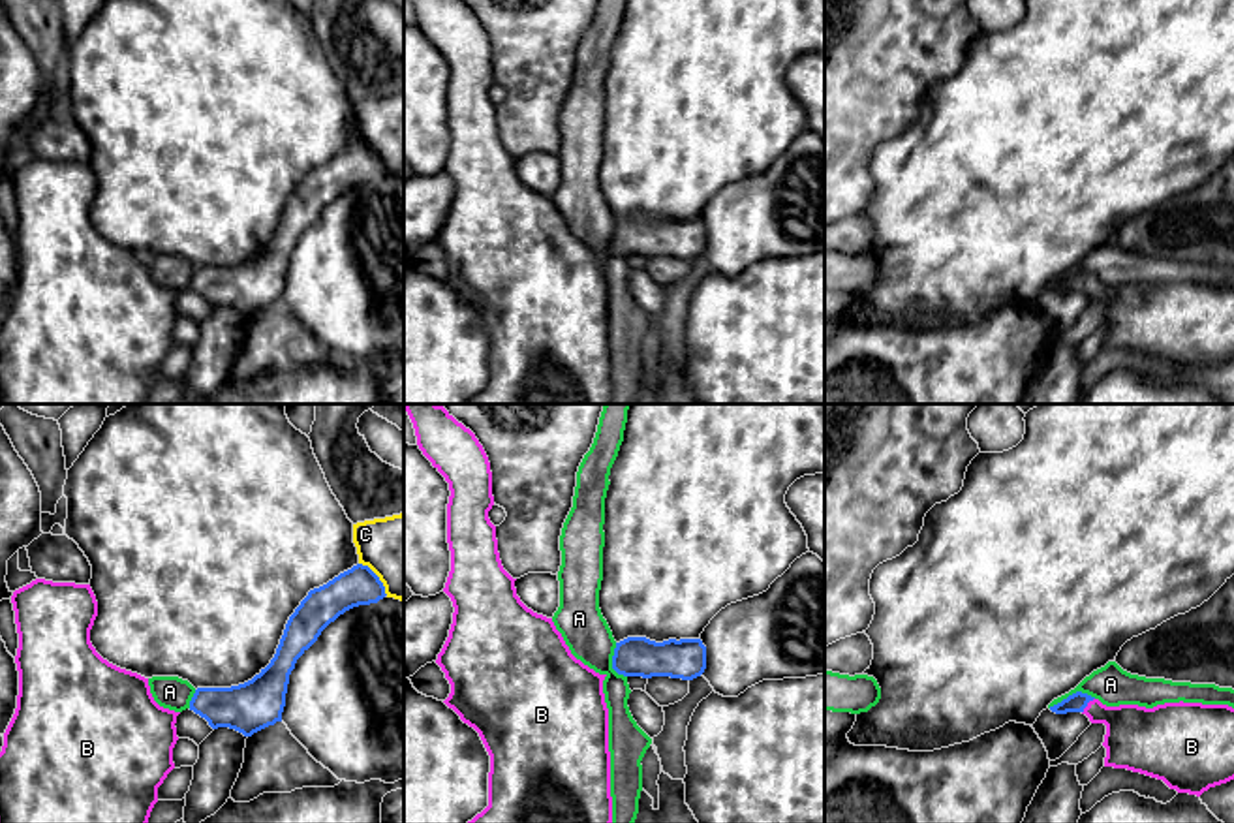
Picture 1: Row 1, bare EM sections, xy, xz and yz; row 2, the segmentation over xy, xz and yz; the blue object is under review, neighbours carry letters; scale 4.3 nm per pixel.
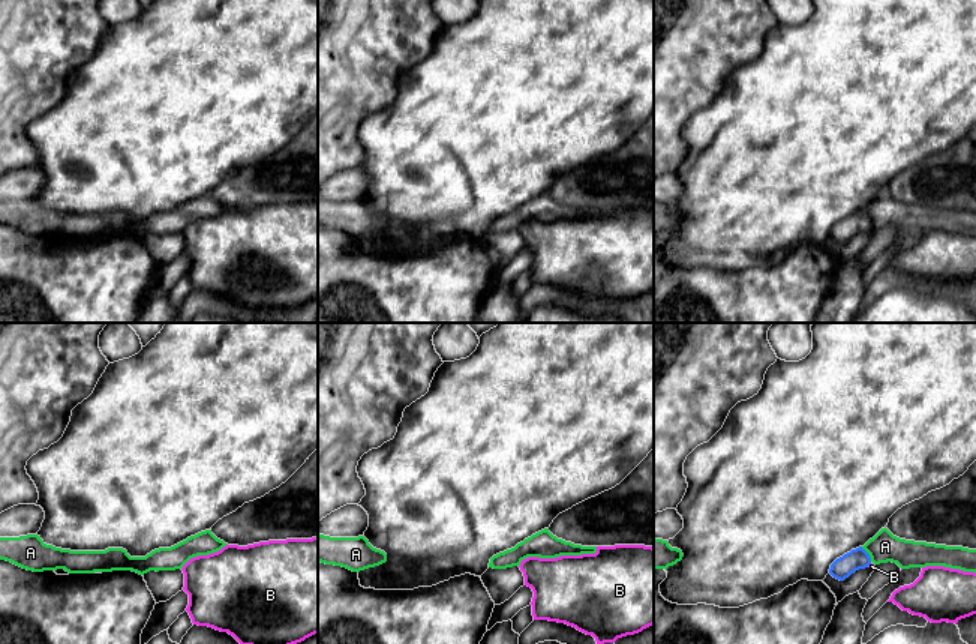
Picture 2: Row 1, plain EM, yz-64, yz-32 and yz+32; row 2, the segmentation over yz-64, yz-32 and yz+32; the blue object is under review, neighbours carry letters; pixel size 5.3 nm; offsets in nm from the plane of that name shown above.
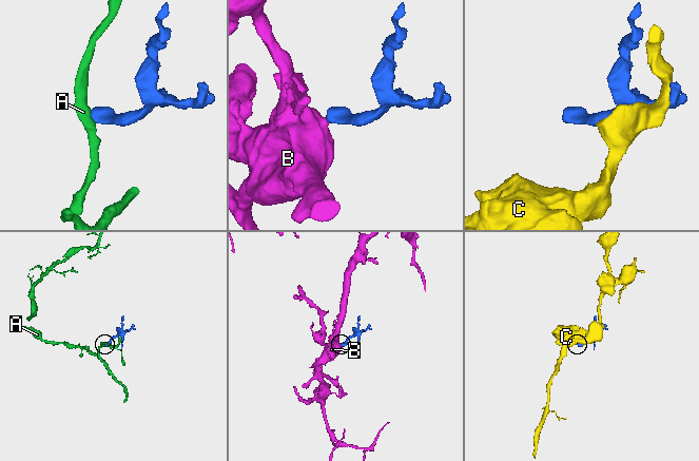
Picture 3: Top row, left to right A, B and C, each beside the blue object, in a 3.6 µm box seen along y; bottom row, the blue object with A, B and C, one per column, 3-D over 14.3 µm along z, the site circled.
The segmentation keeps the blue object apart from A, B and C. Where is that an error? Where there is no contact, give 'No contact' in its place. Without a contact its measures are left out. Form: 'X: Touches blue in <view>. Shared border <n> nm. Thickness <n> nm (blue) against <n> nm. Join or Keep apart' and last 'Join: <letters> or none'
A: Touches blue in yz. Shared border 220 nm. Thickness 80 nm (blue) against 170 nm. Keep apart
B: Touches blue in yz. Shared border 90 nm. Thickness 80 nm (blue) against 260 nm. Join
C: Touches blue in xy. Shared border 190 nm. Thickness 160 nm (blue) against 300 nm. Keep apart
Join: B

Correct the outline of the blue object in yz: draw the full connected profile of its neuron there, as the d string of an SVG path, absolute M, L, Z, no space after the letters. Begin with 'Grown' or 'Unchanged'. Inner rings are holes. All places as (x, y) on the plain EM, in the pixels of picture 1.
Grown. M1076 271L1050 289L1082 291L1091 303L1106 304L1104 346L1140 351L1196 376L1234 359L1234 287L1228 284L1106 286Z

